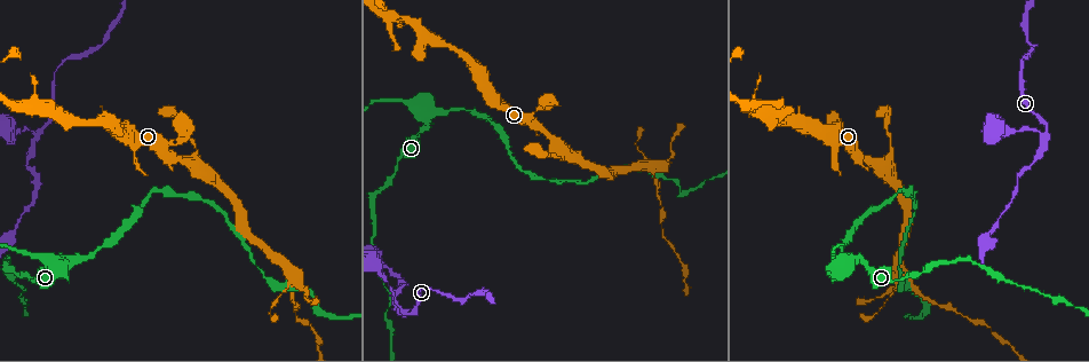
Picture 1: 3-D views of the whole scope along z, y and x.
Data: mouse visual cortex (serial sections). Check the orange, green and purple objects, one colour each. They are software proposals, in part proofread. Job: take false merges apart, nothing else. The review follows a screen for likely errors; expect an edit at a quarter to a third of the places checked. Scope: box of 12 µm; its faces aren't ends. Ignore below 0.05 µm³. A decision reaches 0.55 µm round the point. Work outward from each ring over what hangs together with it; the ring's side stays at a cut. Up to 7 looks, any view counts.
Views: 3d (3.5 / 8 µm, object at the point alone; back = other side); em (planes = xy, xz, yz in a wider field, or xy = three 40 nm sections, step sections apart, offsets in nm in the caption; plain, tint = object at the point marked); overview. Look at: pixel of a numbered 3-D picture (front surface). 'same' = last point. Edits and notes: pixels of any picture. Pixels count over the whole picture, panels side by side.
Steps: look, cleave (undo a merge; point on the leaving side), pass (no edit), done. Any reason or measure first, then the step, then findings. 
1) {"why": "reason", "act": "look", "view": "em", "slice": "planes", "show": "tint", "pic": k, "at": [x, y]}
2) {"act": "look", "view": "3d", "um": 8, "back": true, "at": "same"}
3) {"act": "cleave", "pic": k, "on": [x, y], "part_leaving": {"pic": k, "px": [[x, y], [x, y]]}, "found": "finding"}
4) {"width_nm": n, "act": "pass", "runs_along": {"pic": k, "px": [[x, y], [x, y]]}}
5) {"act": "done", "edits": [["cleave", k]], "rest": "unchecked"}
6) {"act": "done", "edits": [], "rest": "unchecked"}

{"why": "abrupt turn", "act": "look", "view": "3d", "um": 3.5, "pic": 1, "at": [847, 261]}

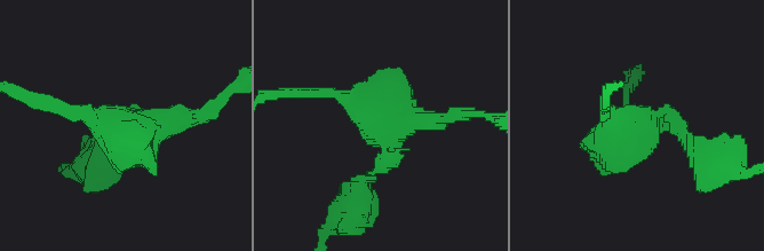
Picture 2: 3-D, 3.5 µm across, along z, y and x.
{"why": "shape alone is not enough", "act": "look", "view": "em", "slice": "xy", "step": 5, "show": "tint", "pic": 2, "at": [638, 128]}

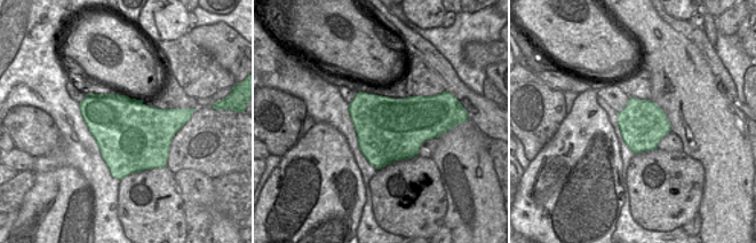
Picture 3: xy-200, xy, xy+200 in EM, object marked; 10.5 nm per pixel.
{"act": "cleave", "pic": 2, "on": [60, 103], "part_leaving": {"pic": 2, "px": [[134, 120], [154, 127], [204, 114]]}, "found": "two cells meet here"}

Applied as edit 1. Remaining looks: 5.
{"why": "arms part here", "act": "look", "view": "3d", "um": 3.5, "pic": 1, "at": [1042, 136]}

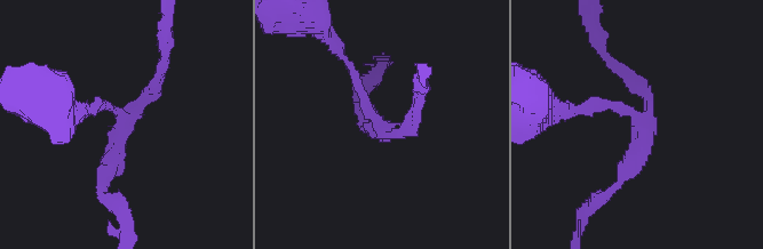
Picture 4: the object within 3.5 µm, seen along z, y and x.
{"act": "look", "view": "em", "slice": "planes", "show": "tint", "pic": 4, "at": [123, 124]}

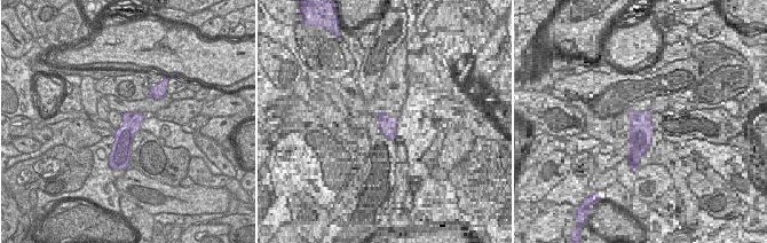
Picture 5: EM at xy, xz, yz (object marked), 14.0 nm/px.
{"arm_widths_nm": [150, 150, 300], "act": "pass", "runs_along": {"pic": 4, "px": [[416, 106], [391, 135], [349, 65]]}, "found": "all the same cell"}

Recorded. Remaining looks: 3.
{"act": "done", "edits": [["cleave", 2]], "rest": "unchecked"}

